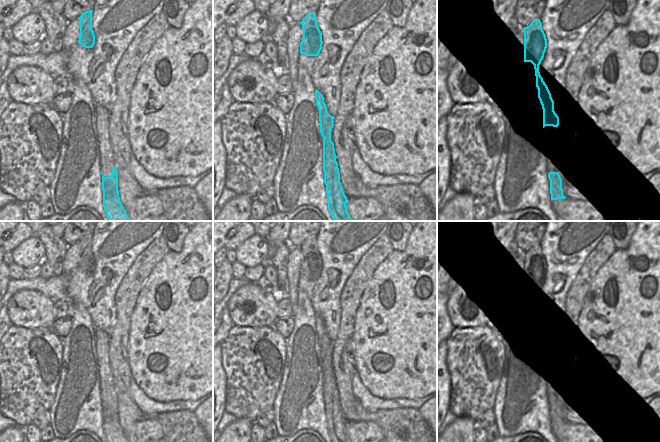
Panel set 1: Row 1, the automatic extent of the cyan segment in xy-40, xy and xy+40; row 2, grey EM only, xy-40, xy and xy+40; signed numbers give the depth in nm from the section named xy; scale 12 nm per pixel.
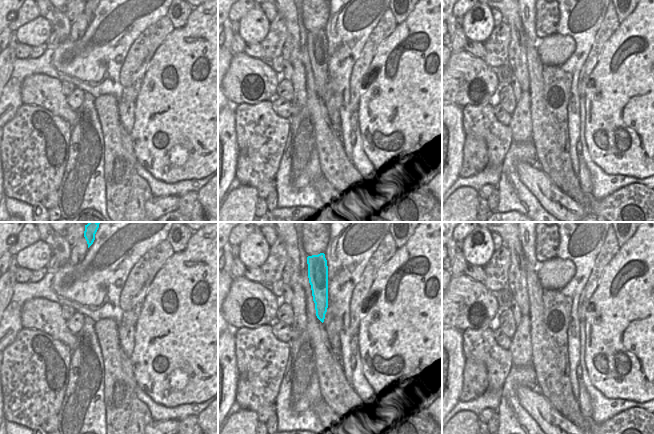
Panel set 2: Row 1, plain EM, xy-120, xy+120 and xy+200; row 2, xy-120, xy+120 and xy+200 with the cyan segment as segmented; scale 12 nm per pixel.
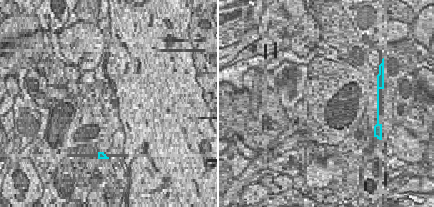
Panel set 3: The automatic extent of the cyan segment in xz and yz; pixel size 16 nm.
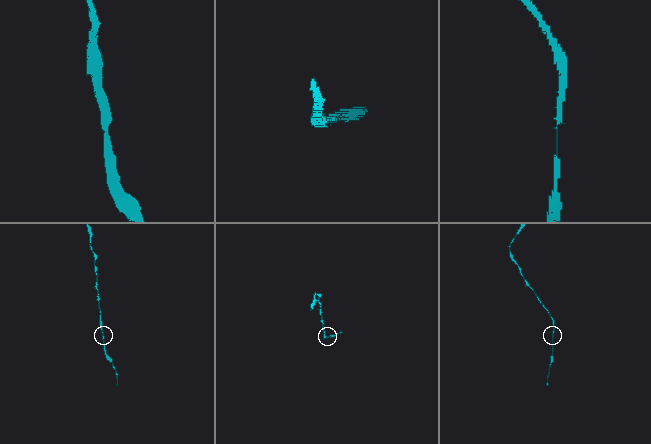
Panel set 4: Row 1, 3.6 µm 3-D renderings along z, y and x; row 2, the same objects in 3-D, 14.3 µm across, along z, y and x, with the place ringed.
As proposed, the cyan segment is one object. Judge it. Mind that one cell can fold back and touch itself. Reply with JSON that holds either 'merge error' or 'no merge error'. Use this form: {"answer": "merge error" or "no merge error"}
{"answer": "no merge error"}

